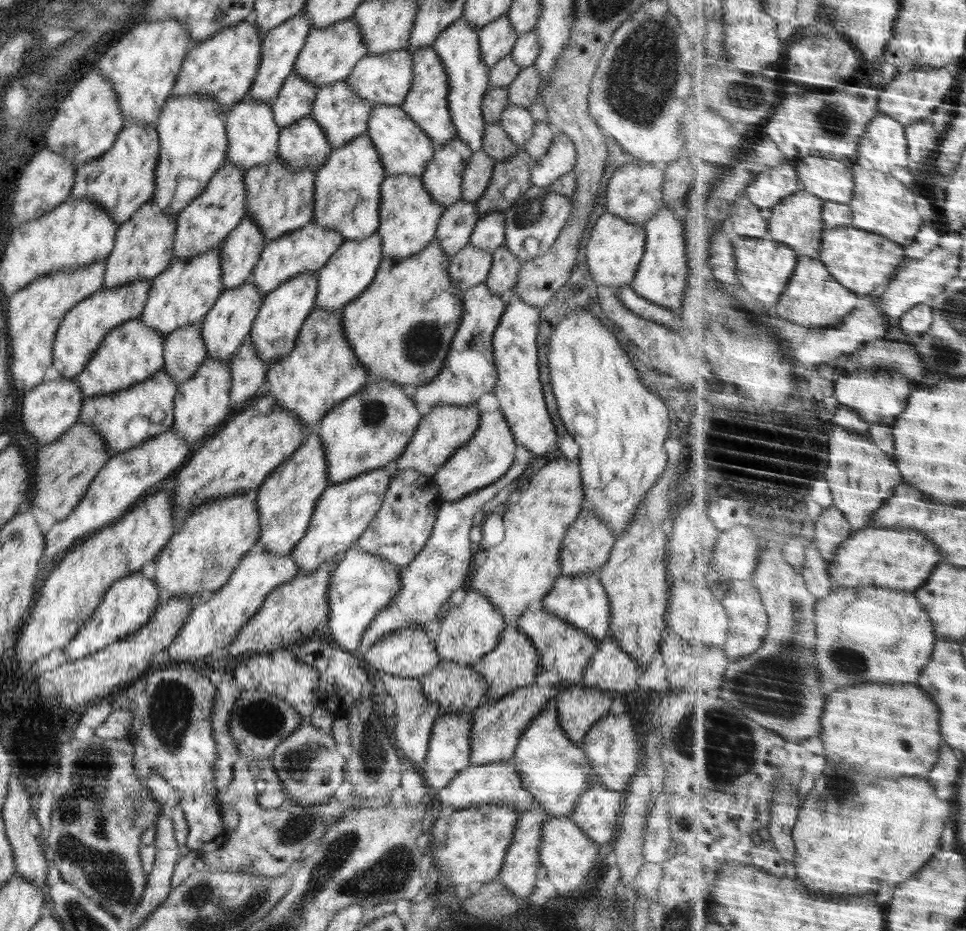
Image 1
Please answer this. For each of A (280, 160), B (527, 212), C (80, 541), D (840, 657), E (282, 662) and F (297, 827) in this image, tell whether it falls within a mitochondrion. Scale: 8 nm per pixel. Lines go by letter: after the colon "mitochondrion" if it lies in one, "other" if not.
A: other
B: mitochondrion
C: other
D: mitochondrion
E: other
F: mitochondrion

